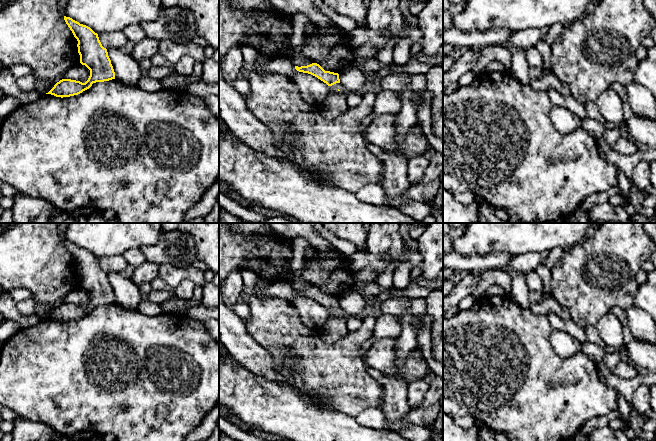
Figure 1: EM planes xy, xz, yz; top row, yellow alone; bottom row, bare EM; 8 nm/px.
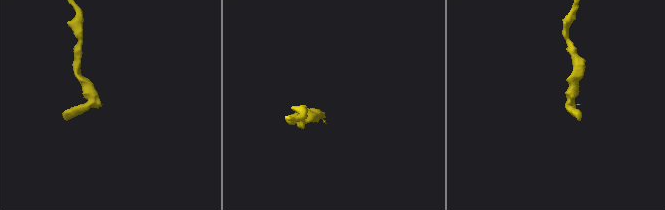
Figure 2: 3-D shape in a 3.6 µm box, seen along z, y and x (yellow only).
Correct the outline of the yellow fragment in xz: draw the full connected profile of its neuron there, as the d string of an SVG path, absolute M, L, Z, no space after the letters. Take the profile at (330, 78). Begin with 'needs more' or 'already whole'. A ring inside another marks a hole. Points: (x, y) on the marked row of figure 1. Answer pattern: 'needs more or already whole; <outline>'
needs more; M317 63L301 67L295 66L295 69L299 72L311 74L329 86L330 93L319 106L326 118L336 118L349 109L346 96L342 93L343 86L340 84L338 73L325 71Z

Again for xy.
already whole; M64 16L64 20L78 41L80 63L90 70L90 76L85 83L62 79L46 93L61 98L78 95L89 89L93 83L115 79L115 72L107 49L102 46L98 34L90 27L80 24L70 17Z

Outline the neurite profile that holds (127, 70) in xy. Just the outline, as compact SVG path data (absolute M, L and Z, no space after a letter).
M116 47L107 48L107 52L115 72L115 79L124 84L137 85L142 75L138 62L130 53Z

